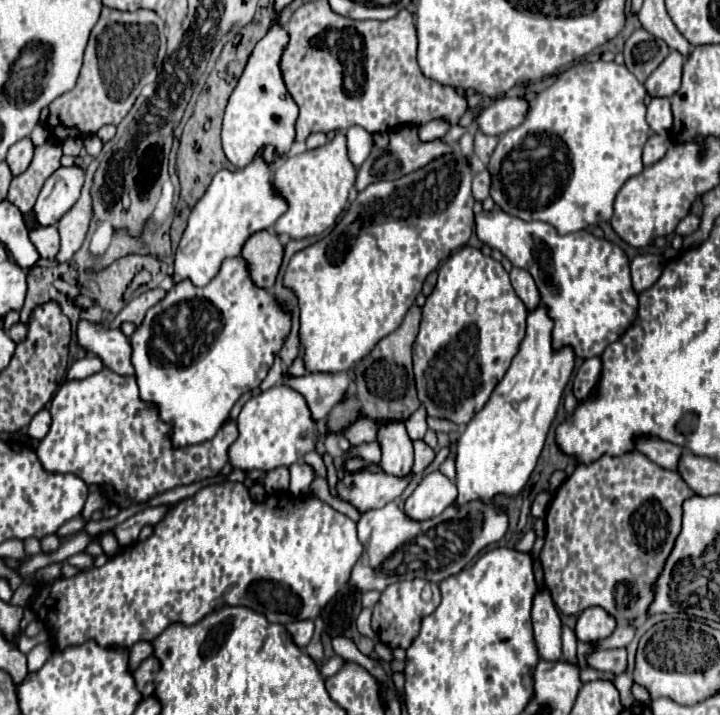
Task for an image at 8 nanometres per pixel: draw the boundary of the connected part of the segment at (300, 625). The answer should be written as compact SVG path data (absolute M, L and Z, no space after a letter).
M296 620L292 624L286 624L288 632L292 634L294 642L300 646L306 646L312 640L312 632L314 632L314 622L312 620Z

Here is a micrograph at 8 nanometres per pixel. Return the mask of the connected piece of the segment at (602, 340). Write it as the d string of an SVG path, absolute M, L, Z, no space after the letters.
M494 208L490 212L482 210L480 214L474 216L474 222L476 222L476 236L484 244L500 250L514 266L528 268L528 272L532 274L540 290L542 304L548 308L548 314L554 320L552 330L554 348L572 346L574 354L580 358L600 356L604 348L612 344L612 340L618 340L620 332L624 332L624 328L628 328L628 324L632 324L632 320L636 318L638 298L630 282L630 264L626 254L616 244L604 238L596 238L586 230L562 236L556 232L556 228L552 228L546 222L526 222L520 220L518 216L506 214L500 208Z

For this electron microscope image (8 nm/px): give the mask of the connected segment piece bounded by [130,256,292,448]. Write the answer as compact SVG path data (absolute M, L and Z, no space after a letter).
M242 256L226 258L220 272L204 288L194 286L190 280L174 284L166 298L148 310L144 322L130 336L132 364L136 368L140 398L154 402L160 418L174 424L172 442L178 448L210 440L226 422L232 406L246 392L258 388L266 378L290 334L290 326L290 312L284 310L282 302L274 294L254 284L246 260Z

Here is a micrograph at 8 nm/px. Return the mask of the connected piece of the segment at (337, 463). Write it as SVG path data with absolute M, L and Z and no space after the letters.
M364 442L364 444L358 444L358 446L350 446L350 450L342 452L340 456L336 456L332 462L334 462L334 468L336 468L336 474L338 474L338 480L344 480L348 474L356 474L356 472L364 472L364 468L360 470L346 470L346 462L352 460L352 458L362 458L366 462L372 462L372 464L378 464L380 462L380 446L376 442Z

